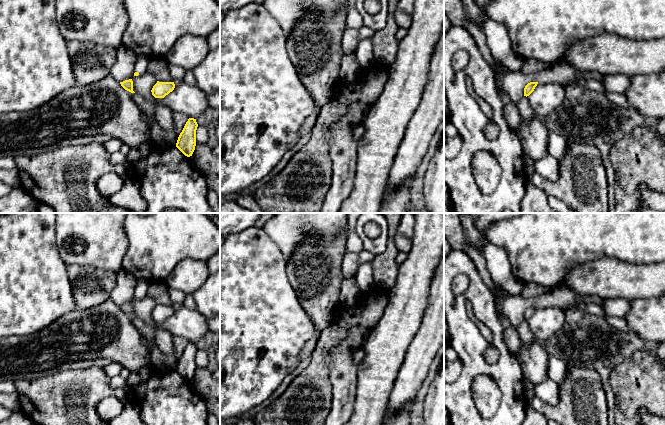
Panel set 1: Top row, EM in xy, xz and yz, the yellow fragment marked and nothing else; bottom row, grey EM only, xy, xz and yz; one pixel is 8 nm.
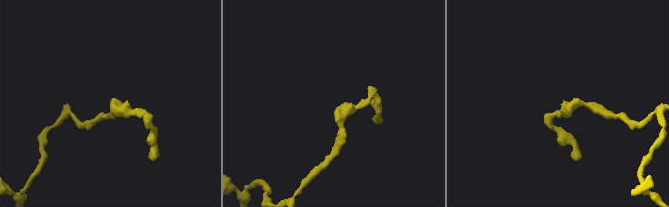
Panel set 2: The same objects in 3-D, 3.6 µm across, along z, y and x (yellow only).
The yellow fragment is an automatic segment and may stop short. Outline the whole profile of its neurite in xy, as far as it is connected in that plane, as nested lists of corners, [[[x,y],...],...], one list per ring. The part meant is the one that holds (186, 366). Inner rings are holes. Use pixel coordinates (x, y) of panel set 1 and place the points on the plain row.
[[[189,342],[176,367],[176,371],[187,381],[192,380],[195,374],[197,351],[196,343]]]

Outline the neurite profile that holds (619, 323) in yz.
[[[607,316],[604,319],[610,325],[614,326],[616,329],[623,331],[623,332],[631,333],[631,330],[629,328],[628,324],[624,321],[623,318]]]

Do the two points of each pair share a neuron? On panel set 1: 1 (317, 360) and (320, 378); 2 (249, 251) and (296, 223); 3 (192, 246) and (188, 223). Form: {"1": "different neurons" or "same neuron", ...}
{"1": "same neuron", "2": "different neurons", "3": "same neuron"}

